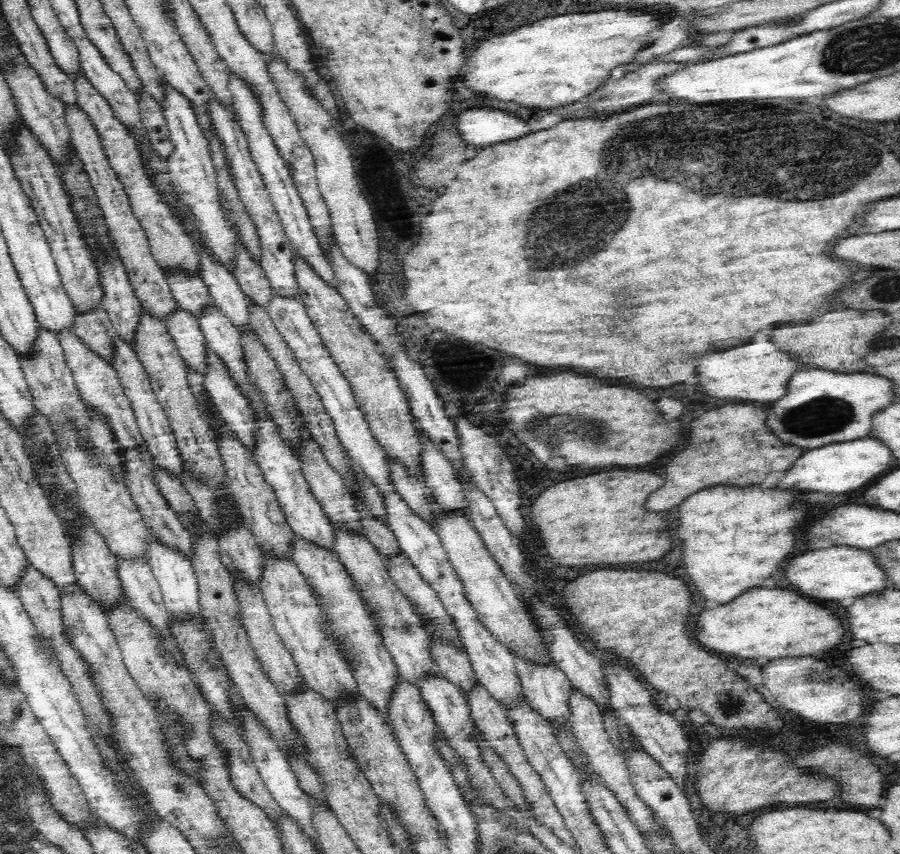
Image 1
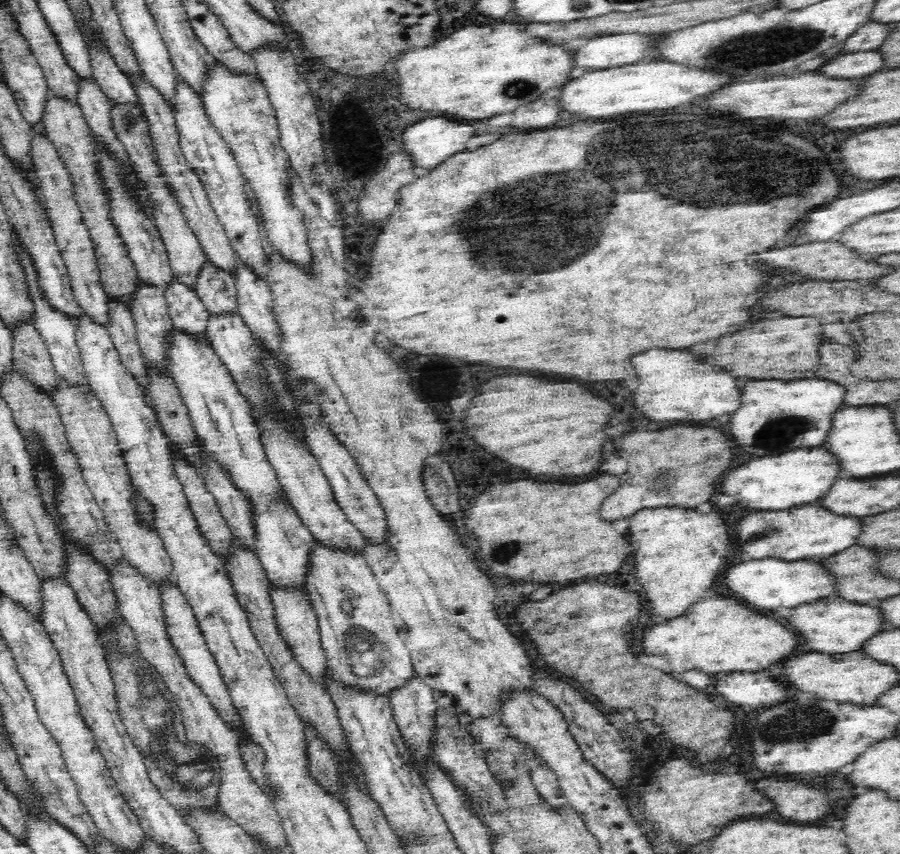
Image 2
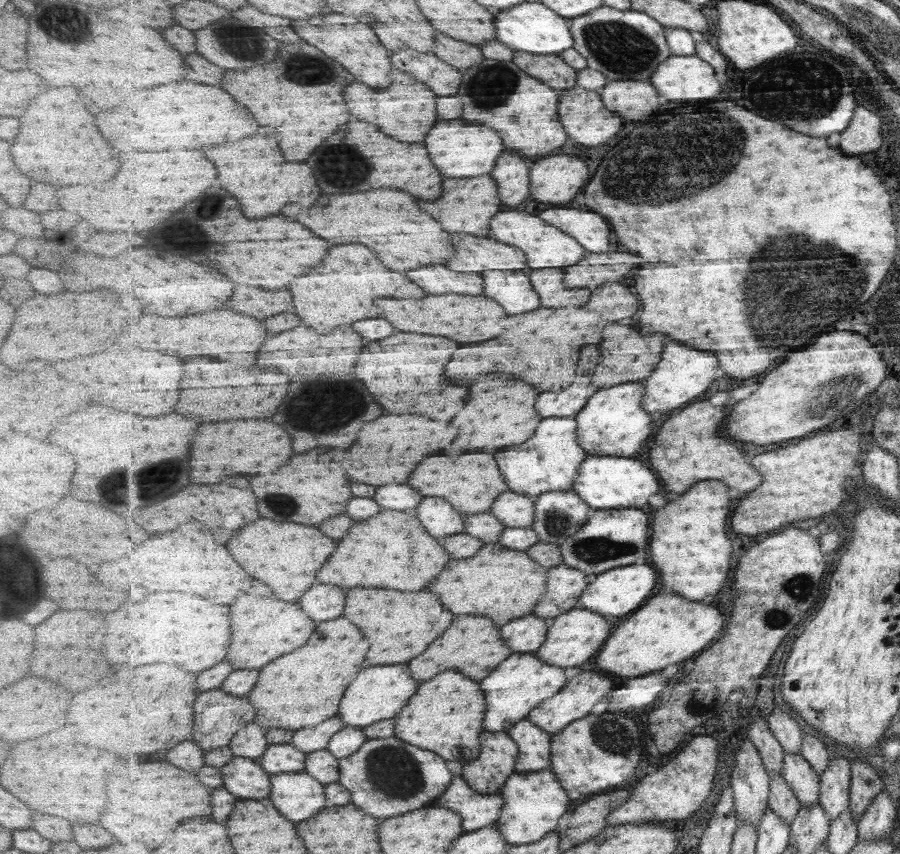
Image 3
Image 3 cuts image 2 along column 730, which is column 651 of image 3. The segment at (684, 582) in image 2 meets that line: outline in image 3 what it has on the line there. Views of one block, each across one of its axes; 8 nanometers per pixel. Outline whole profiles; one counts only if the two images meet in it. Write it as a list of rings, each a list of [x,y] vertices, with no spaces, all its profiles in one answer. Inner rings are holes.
[[[703,480],[679,500],[657,510],[651,526],[651,558],[661,574],[662,585],[689,600],[703,600],[721,592],[729,582],[733,562],[733,542],[729,538],[731,504],[731,490],[725,482]]]

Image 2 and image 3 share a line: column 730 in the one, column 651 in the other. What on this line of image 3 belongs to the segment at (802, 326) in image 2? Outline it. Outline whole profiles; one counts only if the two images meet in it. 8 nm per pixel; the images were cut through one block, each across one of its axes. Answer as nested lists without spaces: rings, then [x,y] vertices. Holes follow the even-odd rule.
[[[609,324],[603,332],[603,366],[595,370],[595,382],[599,382],[599,386],[619,386],[619,382],[643,382],[655,372],[657,362],[661,362],[661,354],[665,350],[665,334],[643,334],[623,324]]]

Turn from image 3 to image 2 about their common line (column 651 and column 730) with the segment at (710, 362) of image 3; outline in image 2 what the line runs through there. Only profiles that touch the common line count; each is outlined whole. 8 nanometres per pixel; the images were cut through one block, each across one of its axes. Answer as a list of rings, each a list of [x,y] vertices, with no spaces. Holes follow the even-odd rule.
[[[648,350],[634,354],[632,364],[642,386],[634,390],[630,402],[652,422],[702,422],[720,414],[732,414],[740,406],[736,378],[714,366],[704,366],[688,350]]]

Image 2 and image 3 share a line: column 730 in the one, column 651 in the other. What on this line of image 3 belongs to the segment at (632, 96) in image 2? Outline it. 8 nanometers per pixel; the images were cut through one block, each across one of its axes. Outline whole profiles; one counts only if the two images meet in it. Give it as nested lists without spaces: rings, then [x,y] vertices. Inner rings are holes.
[[[671,56],[665,61],[663,66],[658,66],[650,80],[655,86],[659,86],[658,90],[667,96],[669,100],[709,100],[709,98],[717,98],[721,94],[723,84],[717,80],[715,70],[709,62],[701,60],[699,56]]]

